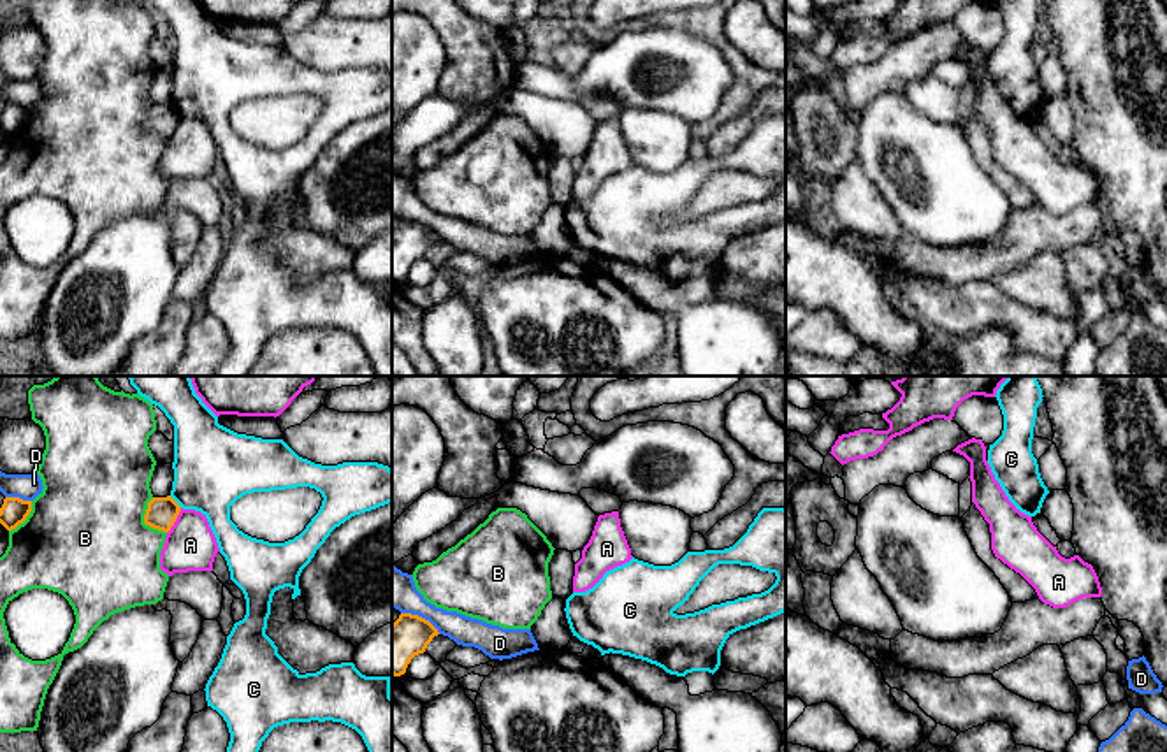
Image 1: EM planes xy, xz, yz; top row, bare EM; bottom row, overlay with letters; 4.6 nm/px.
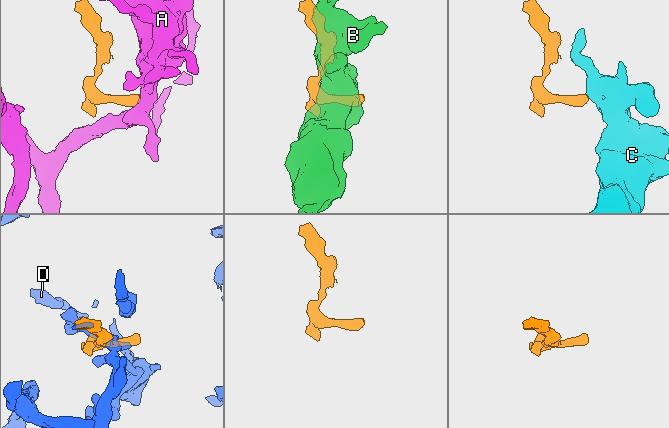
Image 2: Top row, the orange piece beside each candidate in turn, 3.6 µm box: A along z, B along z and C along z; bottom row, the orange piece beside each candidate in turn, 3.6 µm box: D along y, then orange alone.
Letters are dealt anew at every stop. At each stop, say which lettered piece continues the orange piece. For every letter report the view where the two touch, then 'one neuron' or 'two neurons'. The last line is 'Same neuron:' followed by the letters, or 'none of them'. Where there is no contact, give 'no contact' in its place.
A: xy | two neurons
B: xy | two neurons
C: xy | two neurons
D: xz | two neurons
Same neuron: none of them

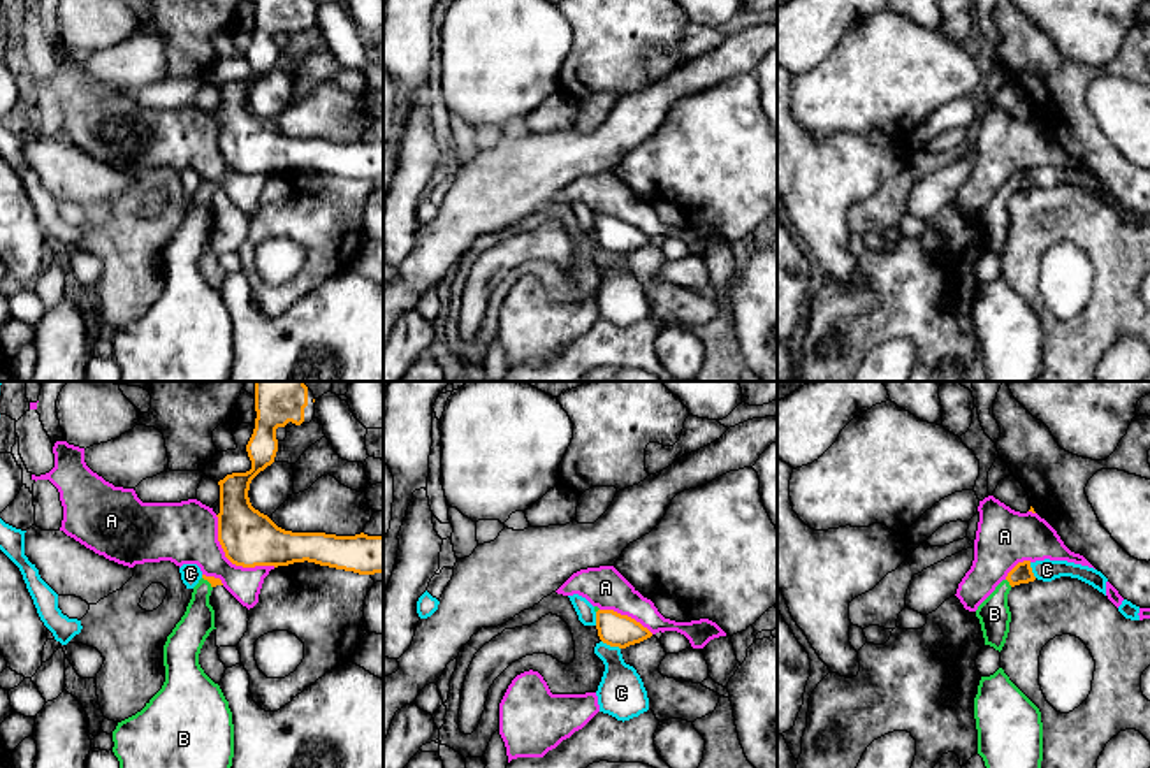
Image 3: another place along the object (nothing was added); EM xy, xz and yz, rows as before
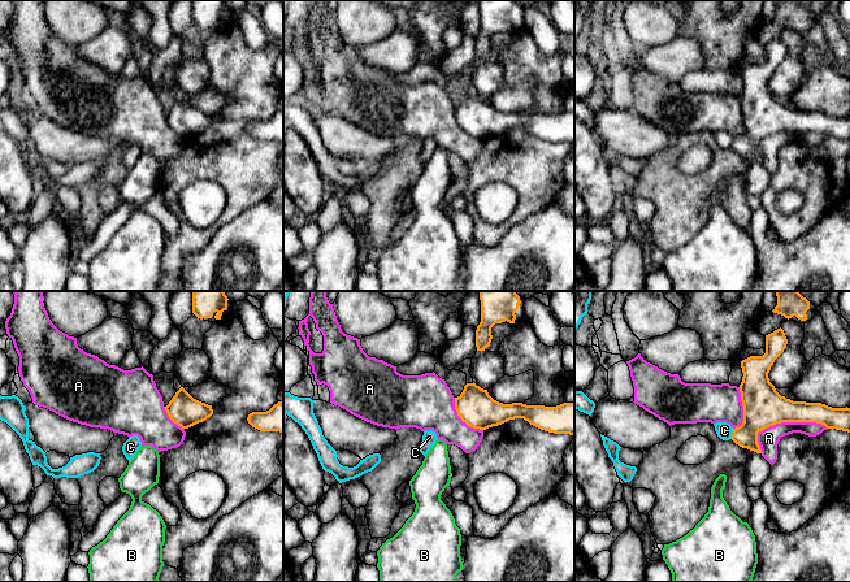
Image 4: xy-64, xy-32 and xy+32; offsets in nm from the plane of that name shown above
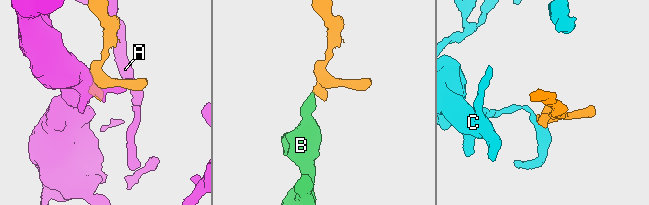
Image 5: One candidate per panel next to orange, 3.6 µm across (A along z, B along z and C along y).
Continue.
A: xy | two neurons
B: yz | one neuron
C: xz | two neurons
Same neuron: B

